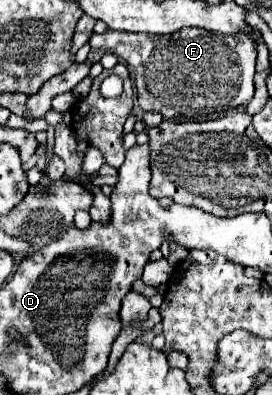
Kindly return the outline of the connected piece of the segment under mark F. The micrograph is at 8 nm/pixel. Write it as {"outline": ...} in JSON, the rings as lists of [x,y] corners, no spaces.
{"outline":[[[108,28],[104,34],[92,34],[88,44],[116,54],[132,66],[140,108],[160,112],[164,120],[206,118],[248,104],[254,96],[256,48],[244,32],[220,38],[218,32],[204,28],[184,28],[168,36]]]}

